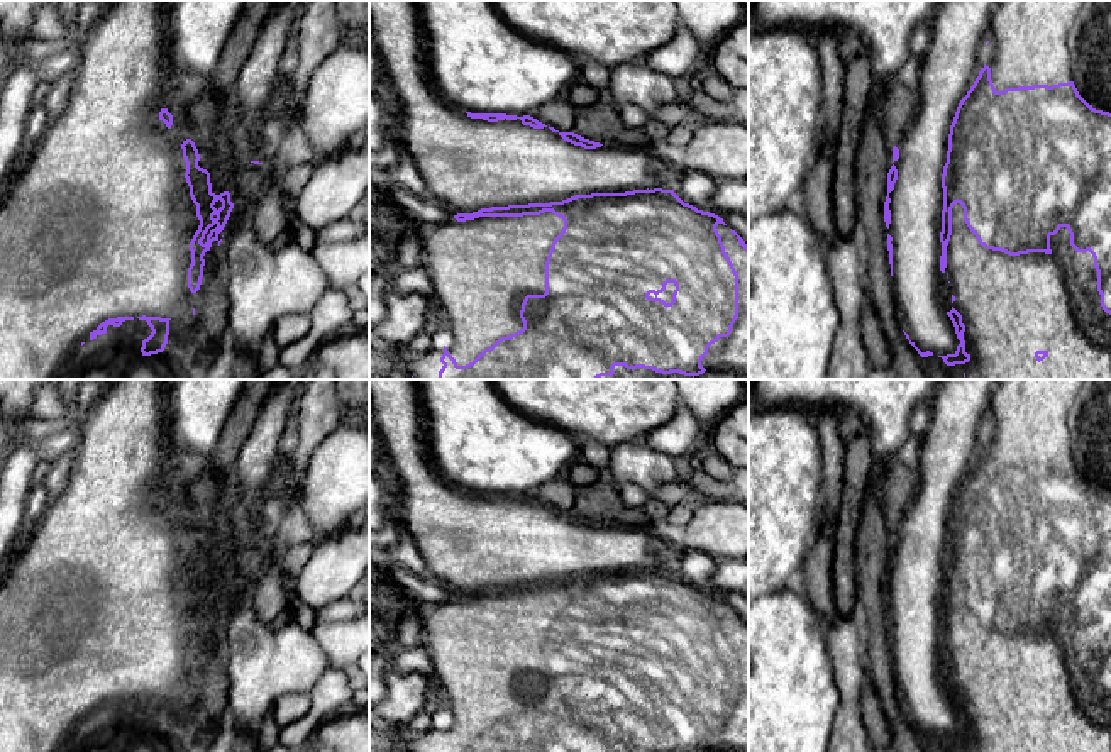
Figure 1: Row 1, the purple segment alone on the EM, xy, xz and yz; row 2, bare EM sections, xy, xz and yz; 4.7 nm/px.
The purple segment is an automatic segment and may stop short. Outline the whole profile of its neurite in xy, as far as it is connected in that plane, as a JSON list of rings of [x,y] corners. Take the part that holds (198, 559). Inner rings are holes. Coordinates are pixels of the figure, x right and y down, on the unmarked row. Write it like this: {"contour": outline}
{"contour": [[[191,518],[181,523],[183,537],[186,542],[186,562],[190,566],[190,576],[196,584],[196,596],[200,600],[198,610],[195,611],[190,630],[191,644],[188,647],[188,667],[196,672],[203,657],[205,632],[210,630],[212,622],[218,620],[218,613],[224,610],[234,583],[230,572],[224,571],[215,574],[212,571],[210,552],[198,545],[200,534]]]}

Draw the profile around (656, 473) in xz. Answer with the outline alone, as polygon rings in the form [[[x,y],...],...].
[[[638,442],[618,444],[610,452],[606,474],[616,486],[635,483],[650,496],[676,491],[683,479],[681,461]]]

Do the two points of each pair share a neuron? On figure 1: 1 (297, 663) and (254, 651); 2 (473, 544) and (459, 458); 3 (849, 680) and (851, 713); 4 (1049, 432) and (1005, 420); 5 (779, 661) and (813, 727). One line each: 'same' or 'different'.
1: same
2: different
3: same
4: same
5: same

